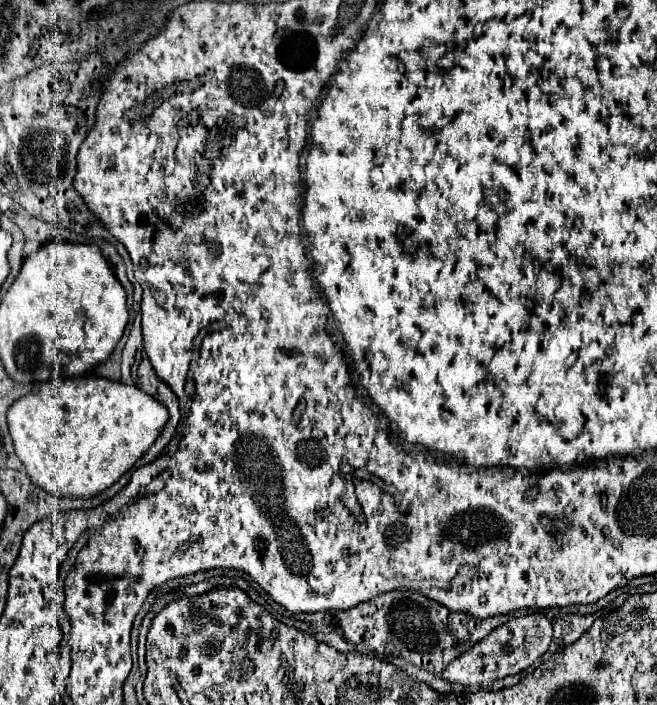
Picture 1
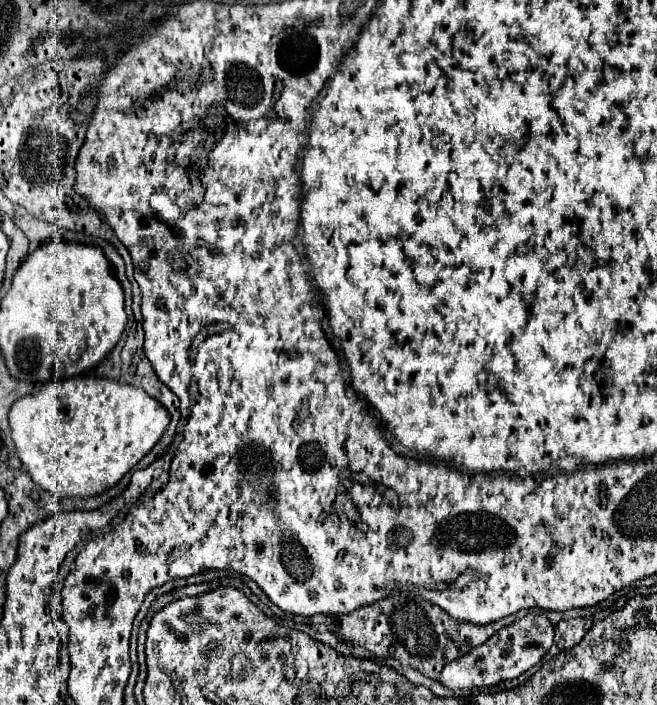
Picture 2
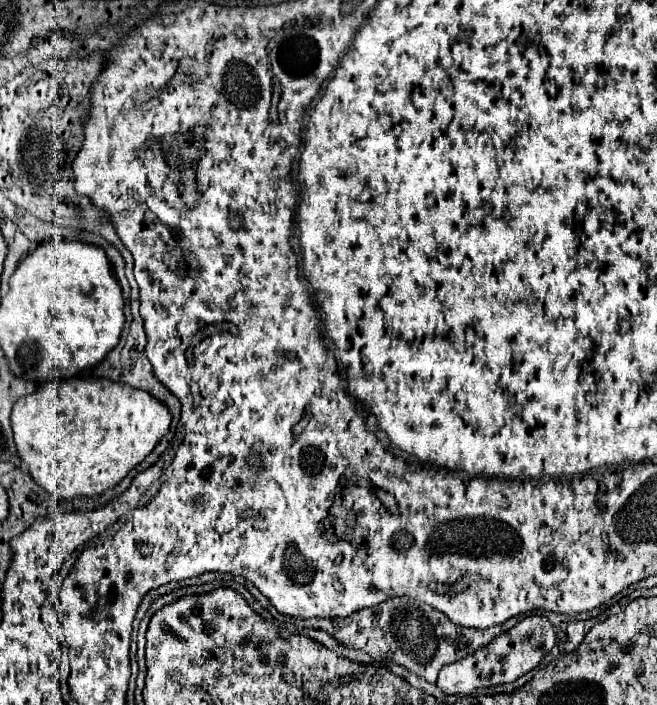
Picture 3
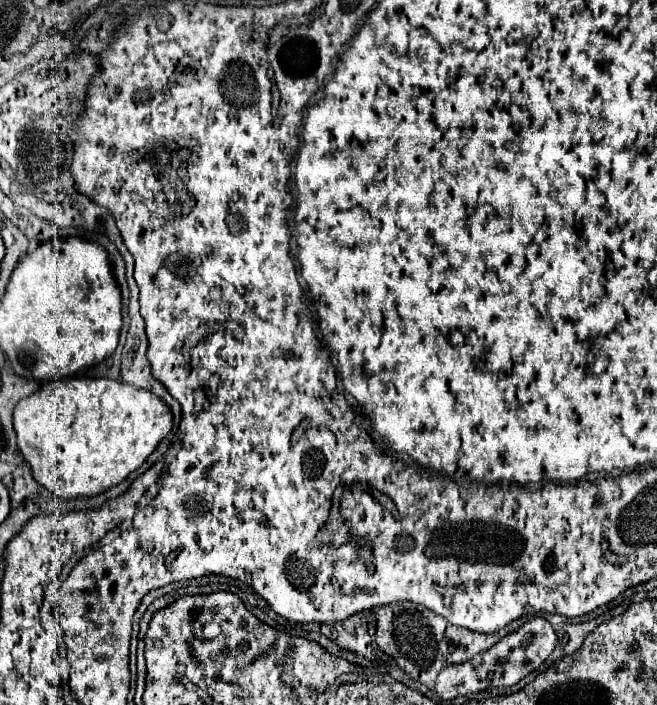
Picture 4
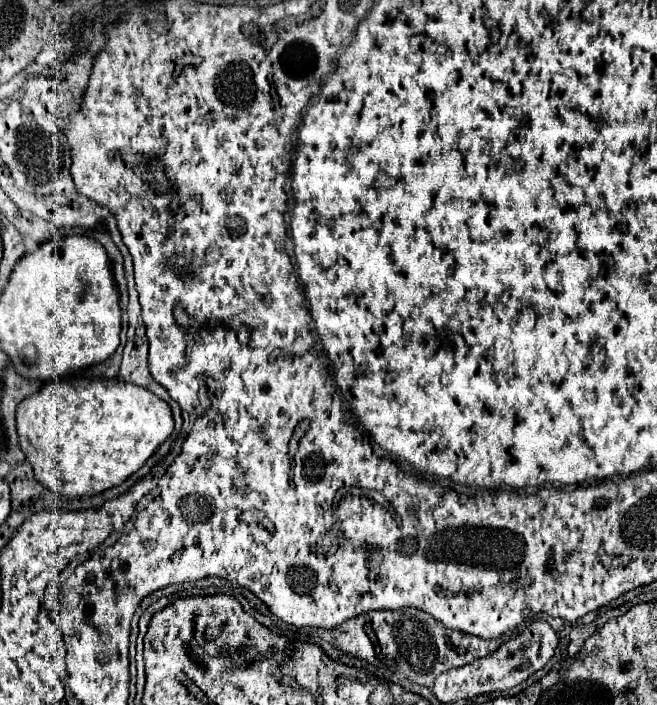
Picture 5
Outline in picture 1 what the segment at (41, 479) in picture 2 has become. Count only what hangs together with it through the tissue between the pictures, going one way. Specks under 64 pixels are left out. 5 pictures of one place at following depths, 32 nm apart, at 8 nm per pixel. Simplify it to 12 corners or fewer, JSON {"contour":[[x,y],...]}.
{"contour":[[100,376],[36,384],[8,408],[32,484],[90,498],[168,412]]}

